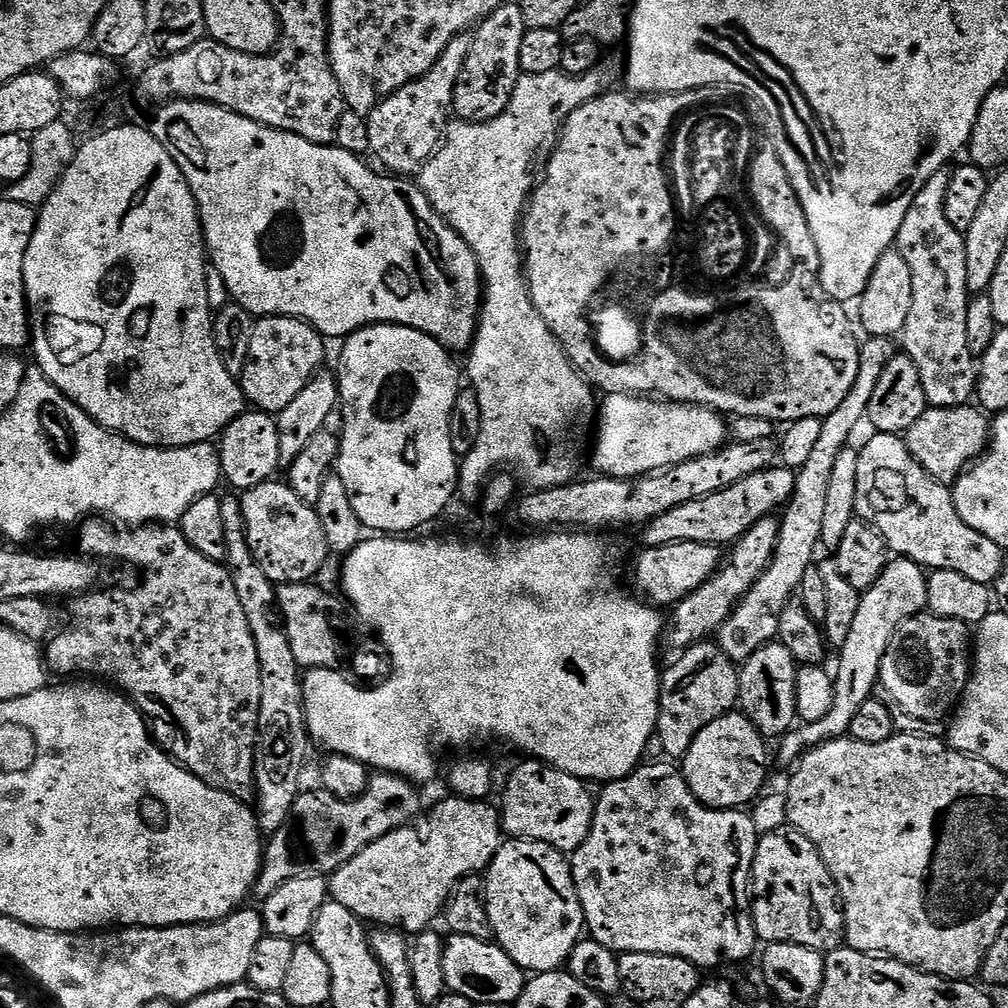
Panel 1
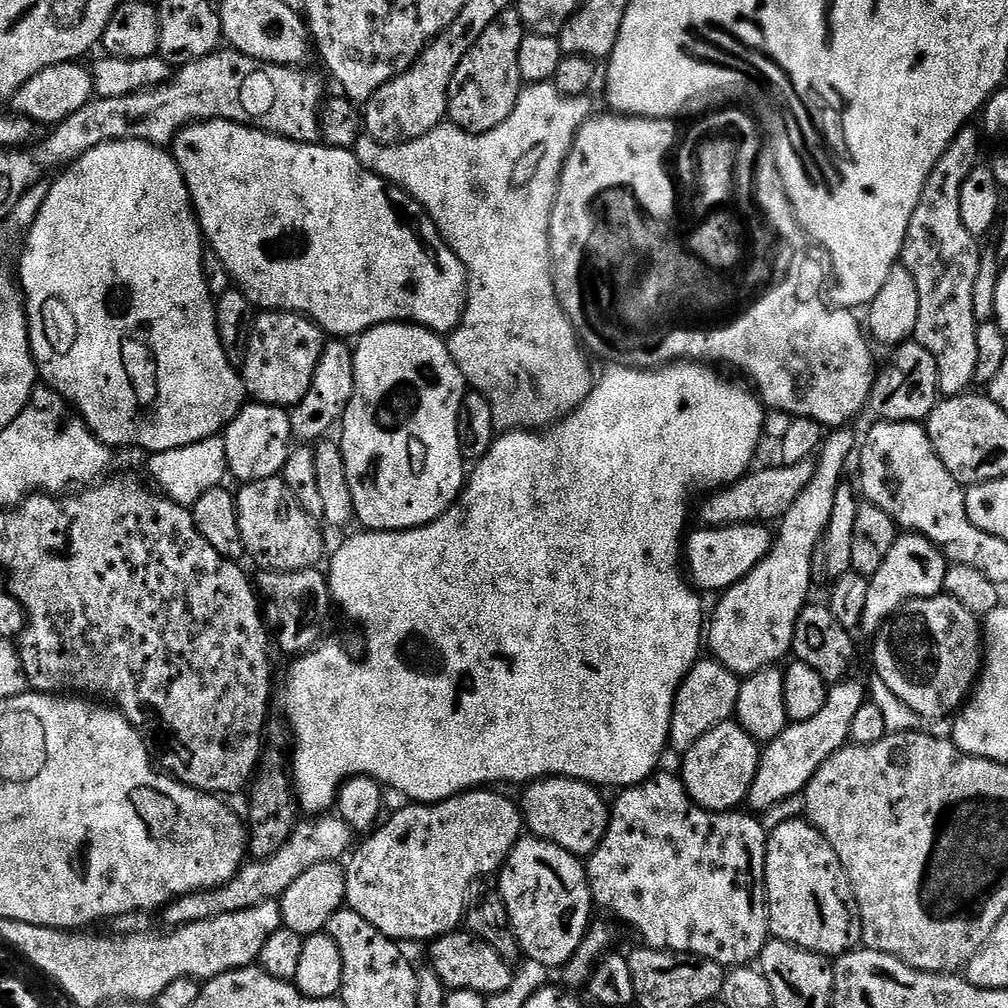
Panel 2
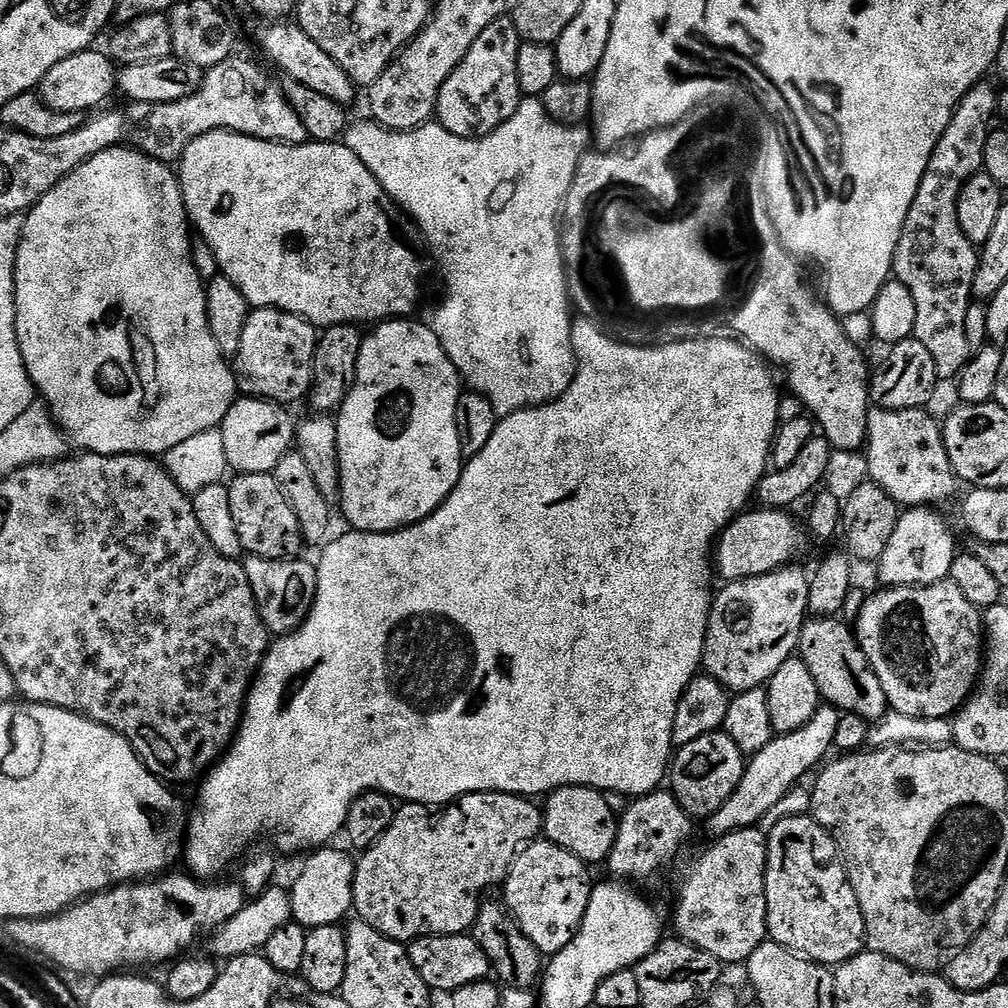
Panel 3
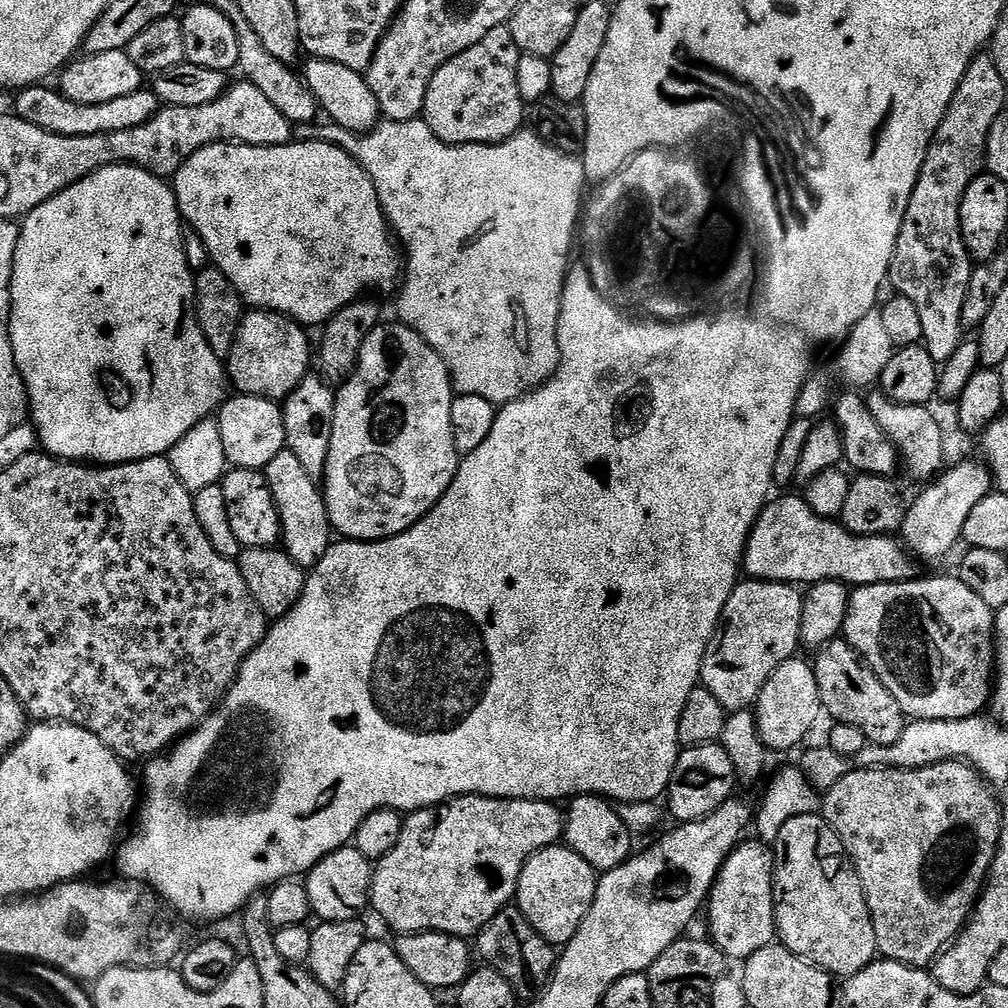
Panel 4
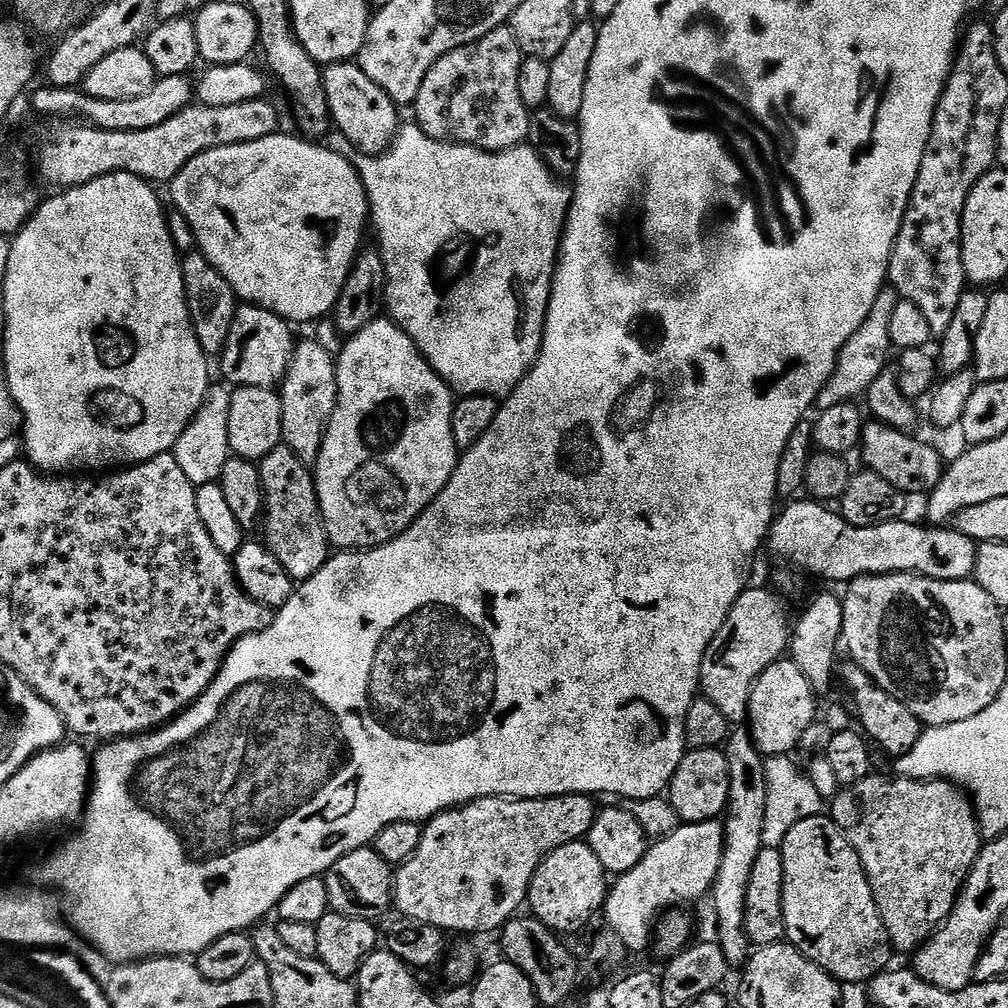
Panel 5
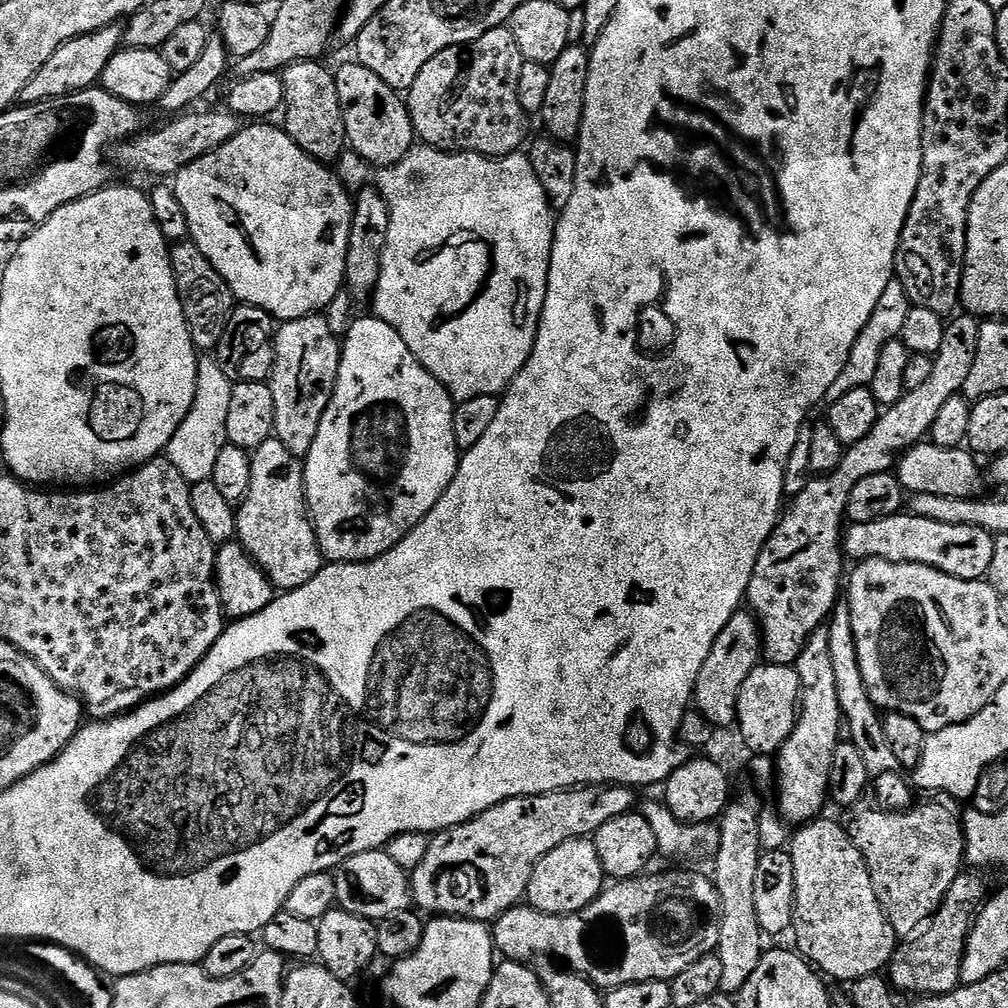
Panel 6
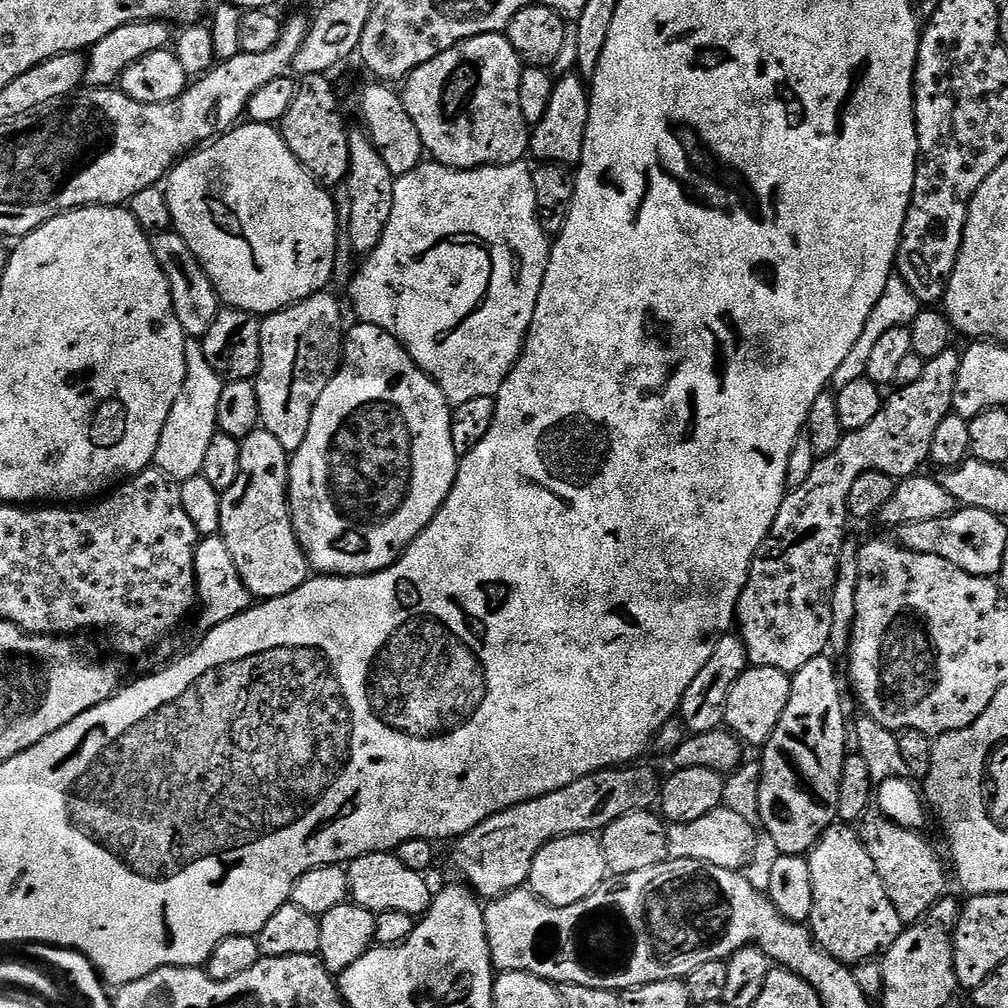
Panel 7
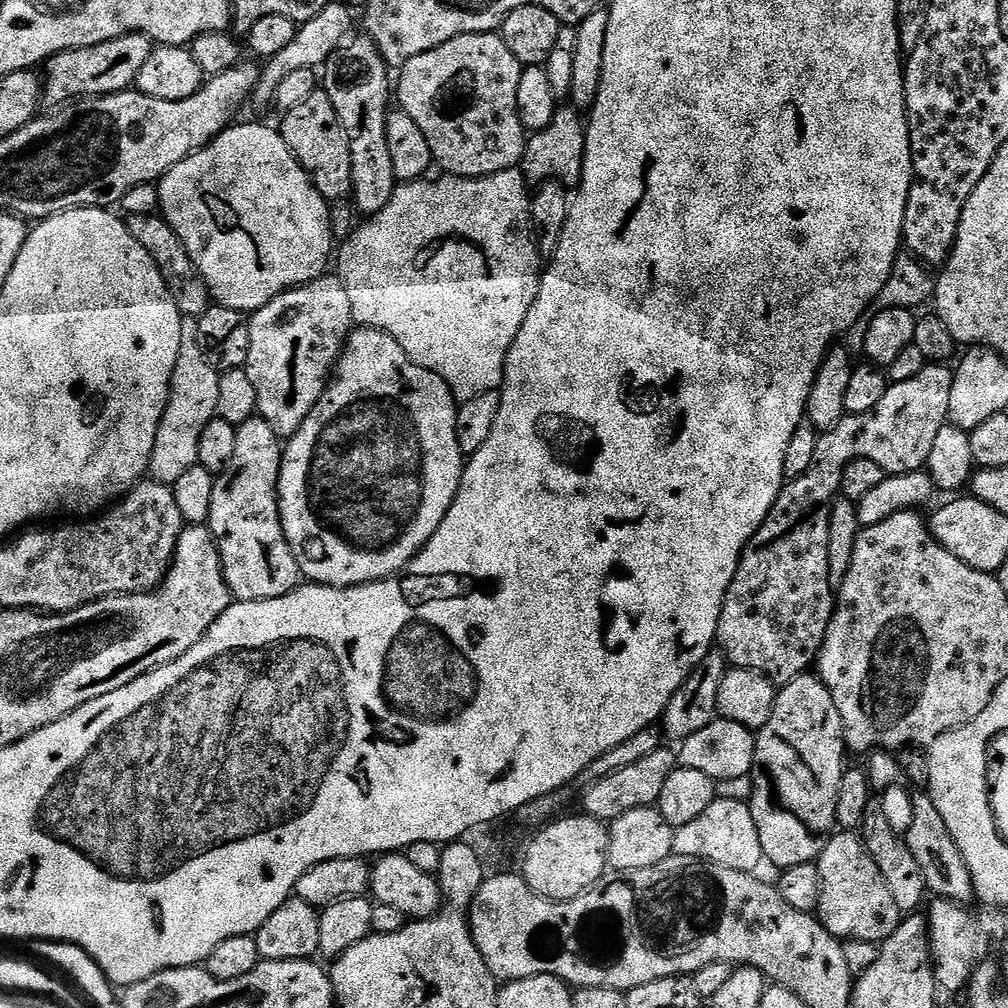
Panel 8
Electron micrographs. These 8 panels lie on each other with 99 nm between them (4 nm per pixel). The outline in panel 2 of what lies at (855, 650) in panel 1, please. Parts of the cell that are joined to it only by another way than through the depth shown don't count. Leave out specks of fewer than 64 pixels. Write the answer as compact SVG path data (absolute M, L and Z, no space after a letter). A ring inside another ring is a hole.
M897 535L894 546L890 546L890 554L886 554L882 566L878 566L878 570L868 580L866 608L858 627L859 631L875 634L879 632L884 621L890 619L903 604L941 595L949 567L944 553L925 536ZM853 678L833 683L828 689L826 706L810 718L810 722L789 723L786 731L778 734L760 753L760 765L748 791L747 807L753 813L770 811L778 802L799 797L814 774L839 748L849 743L850 725L854 714L866 703L866 688Z

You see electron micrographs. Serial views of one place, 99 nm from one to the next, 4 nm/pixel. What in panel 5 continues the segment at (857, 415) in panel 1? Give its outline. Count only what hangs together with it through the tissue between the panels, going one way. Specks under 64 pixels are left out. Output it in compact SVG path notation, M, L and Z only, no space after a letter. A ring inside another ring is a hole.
M749 586L744 589L738 602L730 606L730 614L726 614L722 630L714 634L714 642L710 642L702 658L699 691L703 699L714 702L715 708L732 726L740 726L747 721L752 687L754 682L758 682L762 670L788 652L790 616L788 620L788 612L779 600L781 597L769 588Z

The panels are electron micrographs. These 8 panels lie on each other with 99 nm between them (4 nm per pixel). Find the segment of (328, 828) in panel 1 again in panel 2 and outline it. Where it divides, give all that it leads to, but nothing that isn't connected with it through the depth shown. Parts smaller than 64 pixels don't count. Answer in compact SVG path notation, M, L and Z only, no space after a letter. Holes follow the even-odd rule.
M336 814L308 818L305 824L304 821L297 823L290 838L282 846L282 850L278 850L278 854L246 862L240 867L233 880L226 882L220 888L212 888L208 892L191 892L172 901L162 912L165 922L168 923L167 927L172 930L184 928L187 924L213 920L224 914L234 914L238 910L250 910L262 902L279 901L280 895L290 890L290 885L297 878L302 878L306 870L319 864L343 861L353 847L352 840L354 840L353 832Z

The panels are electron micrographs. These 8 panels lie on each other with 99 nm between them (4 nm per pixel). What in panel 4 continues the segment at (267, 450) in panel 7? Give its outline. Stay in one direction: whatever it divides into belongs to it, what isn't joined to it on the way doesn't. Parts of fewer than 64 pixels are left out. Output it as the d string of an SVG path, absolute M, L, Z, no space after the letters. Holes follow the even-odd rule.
M284 447L270 463L262 469L266 482L274 494L282 526L282 550L299 568L311 570L326 554L334 542L334 529L328 520L328 511L321 485L302 466L301 460Z

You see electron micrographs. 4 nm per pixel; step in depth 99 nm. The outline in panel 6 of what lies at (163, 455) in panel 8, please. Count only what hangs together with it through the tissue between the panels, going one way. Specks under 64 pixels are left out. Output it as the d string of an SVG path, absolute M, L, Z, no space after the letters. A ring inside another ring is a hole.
M211 355L199 357L194 406L190 406L190 414L186 414L182 426L178 426L166 449L168 461L178 466L178 474L182 474L182 478L186 478L191 485L211 480L214 465L218 463L218 454L222 454L225 444L228 443L226 417L230 415L233 383L233 380L226 378L226 374L222 374L222 366Z

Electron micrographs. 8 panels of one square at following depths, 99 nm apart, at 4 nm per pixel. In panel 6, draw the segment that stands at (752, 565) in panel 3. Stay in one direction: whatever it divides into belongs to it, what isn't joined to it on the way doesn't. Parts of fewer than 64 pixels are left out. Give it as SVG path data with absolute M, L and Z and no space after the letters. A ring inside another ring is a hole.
M897 514L865 524L849 523L842 543L847 559L852 562L886 558L890 562L925 564L963 580L985 579L996 553L996 537L978 526L950 526L950 522L934 522L911 514Z

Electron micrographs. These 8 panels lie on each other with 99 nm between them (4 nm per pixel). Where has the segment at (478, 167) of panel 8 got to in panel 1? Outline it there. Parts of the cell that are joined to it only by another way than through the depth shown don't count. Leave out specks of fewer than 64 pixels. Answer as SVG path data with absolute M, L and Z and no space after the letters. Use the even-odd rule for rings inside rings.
M505 2L475 25L471 33L470 54L466 54L466 66L462 66L458 86L454 86L452 111L457 121L466 124L490 122L510 106L510 98L522 75L518 57L522 54L522 38L528 30L516 2Z

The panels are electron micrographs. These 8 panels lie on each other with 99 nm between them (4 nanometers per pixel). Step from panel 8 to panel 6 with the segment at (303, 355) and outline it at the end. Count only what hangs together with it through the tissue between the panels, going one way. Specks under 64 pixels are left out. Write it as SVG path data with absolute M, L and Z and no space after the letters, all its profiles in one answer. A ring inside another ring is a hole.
M317 314L286 320L274 332L276 357L270 377L274 394L274 436L290 454L301 458L310 454L310 446L314 446L314 438L318 438L318 426L336 389L340 369L342 344L332 333L332 324L326 317Z

